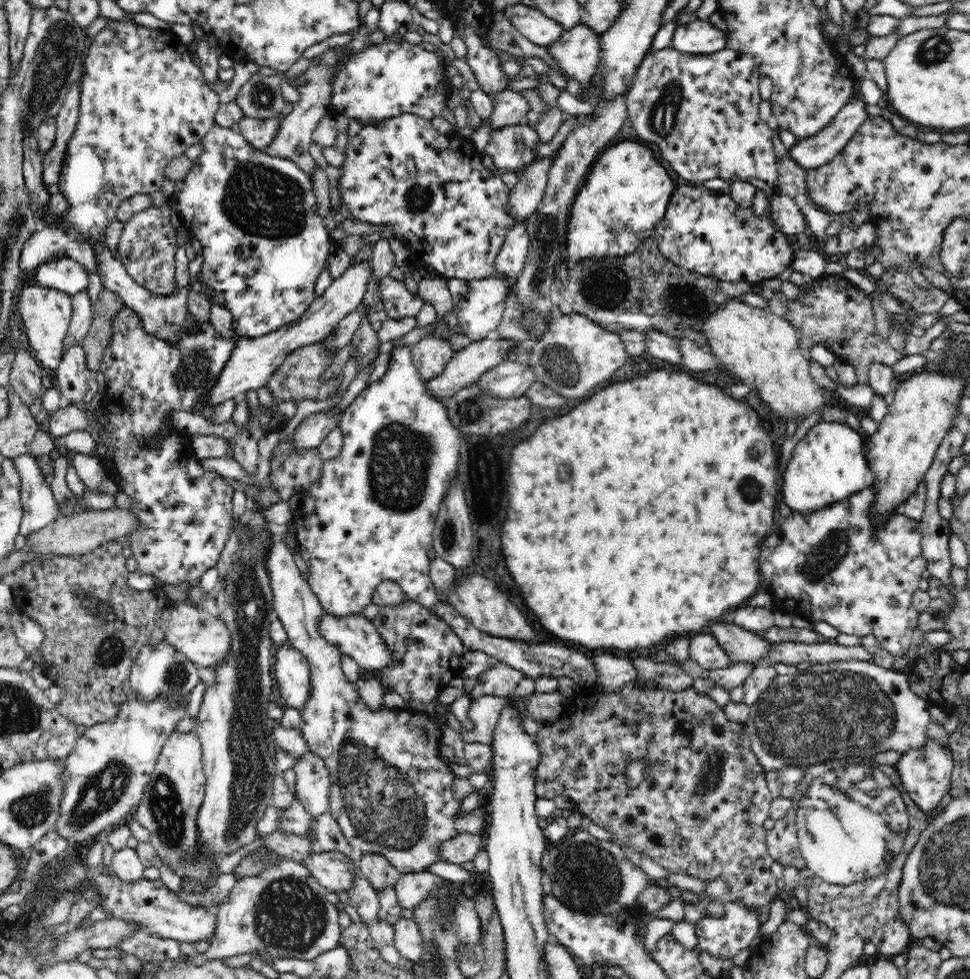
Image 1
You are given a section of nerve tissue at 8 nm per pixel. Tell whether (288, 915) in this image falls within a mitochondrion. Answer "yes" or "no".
yes

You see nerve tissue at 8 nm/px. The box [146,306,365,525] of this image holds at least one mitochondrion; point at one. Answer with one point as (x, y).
(194, 371)

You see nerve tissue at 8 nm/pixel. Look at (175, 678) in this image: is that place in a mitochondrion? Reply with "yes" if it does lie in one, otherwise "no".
yes

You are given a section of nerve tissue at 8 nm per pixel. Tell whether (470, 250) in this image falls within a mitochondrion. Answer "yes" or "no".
no

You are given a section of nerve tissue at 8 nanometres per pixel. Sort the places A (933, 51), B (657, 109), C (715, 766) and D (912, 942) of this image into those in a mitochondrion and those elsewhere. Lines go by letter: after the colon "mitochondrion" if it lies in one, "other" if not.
A: mitochondrion
B: mitochondrion
C: mitochondrion
D: other

